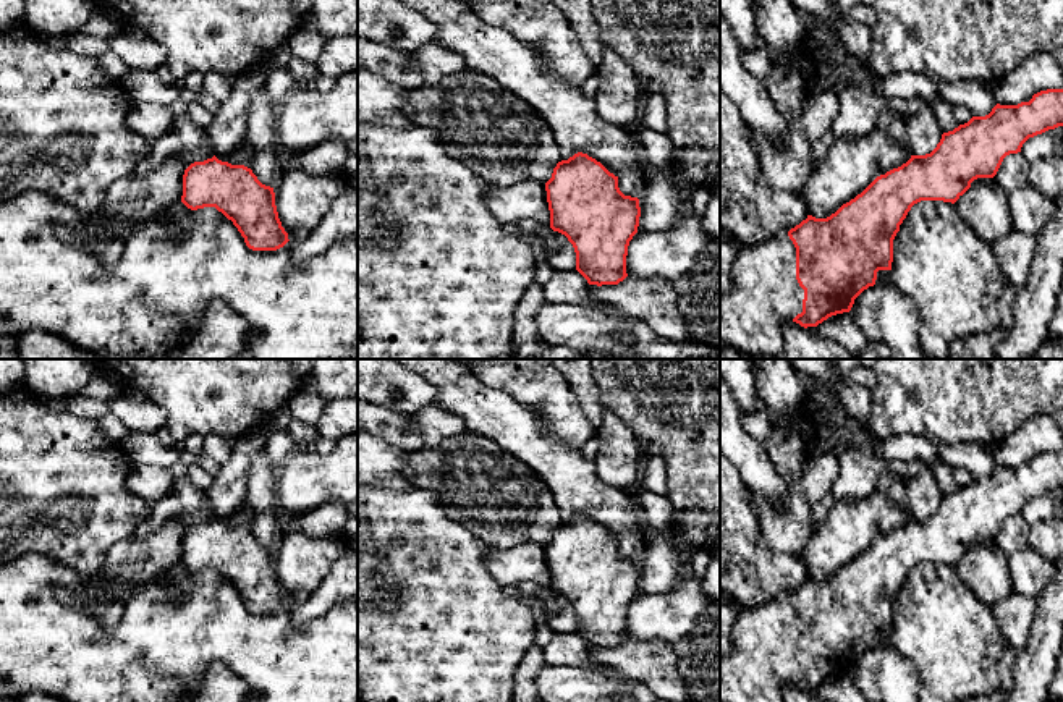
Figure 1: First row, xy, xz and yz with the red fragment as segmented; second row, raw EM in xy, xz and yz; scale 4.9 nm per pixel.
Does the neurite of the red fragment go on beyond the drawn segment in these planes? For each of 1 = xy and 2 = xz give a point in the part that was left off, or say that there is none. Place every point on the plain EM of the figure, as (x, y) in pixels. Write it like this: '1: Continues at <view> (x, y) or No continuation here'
1: No continuation here
2: No continuation here

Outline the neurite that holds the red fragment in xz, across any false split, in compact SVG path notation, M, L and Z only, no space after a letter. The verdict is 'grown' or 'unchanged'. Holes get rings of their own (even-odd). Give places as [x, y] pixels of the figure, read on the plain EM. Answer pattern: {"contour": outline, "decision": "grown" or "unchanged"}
{"contour": "M582 514L557 526L545 553L550 590L573 607L576 632L589 647L623 644L628 608L639 589L639 561L625 558L618 539Z", "decision": "unchanged"}

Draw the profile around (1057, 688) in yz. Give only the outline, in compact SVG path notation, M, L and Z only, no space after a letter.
M1063 645L1053 676L1053 684L1050 686L1050 702L1063 702Z

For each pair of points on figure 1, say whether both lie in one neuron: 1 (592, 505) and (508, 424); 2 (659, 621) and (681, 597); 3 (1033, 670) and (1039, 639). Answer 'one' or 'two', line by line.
1: one
2: one
3: one

